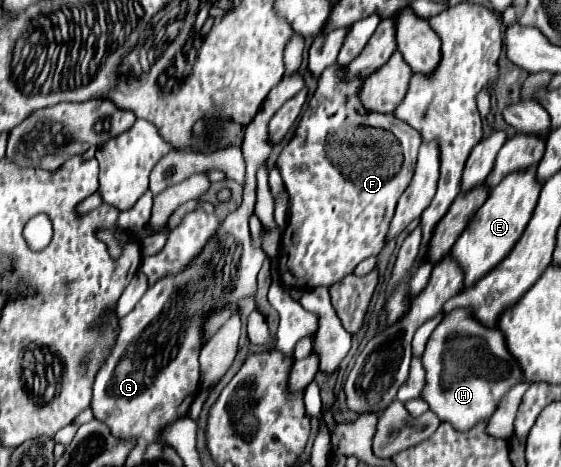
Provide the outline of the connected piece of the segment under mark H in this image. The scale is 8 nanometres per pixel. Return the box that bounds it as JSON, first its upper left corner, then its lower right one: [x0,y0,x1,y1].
[423,310,523,430]

